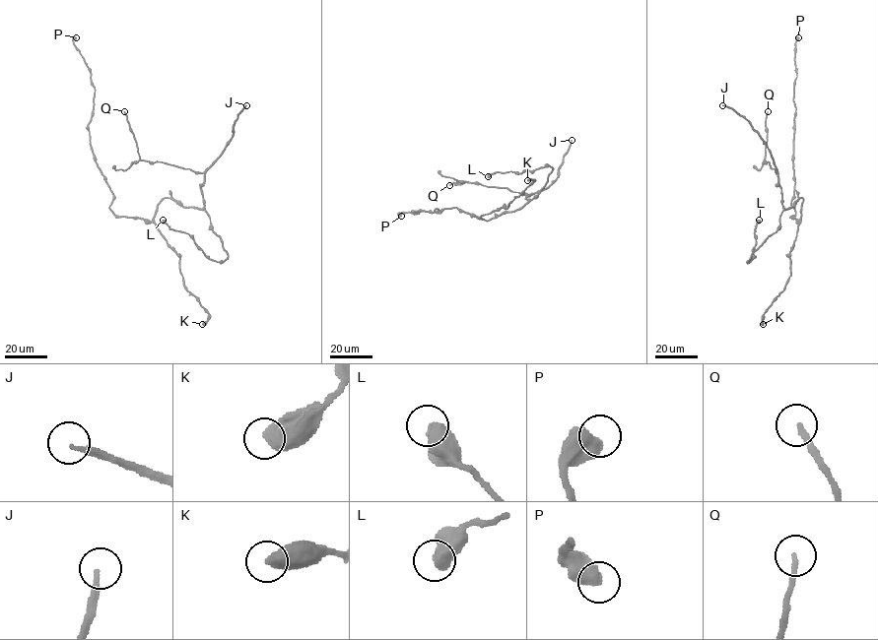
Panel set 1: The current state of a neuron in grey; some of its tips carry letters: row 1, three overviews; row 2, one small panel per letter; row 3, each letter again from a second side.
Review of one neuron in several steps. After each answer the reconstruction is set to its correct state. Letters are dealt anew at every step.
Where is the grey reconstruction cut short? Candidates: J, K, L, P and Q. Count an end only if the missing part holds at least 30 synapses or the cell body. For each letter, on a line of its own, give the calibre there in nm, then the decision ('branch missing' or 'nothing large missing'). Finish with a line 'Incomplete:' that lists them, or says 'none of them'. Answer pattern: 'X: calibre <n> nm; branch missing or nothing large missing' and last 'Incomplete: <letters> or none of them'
J: calibre 190 nm; branch missing
K: calibre 550 nm; nothing large missing
L: calibre 650 nm; nothing large missing
P: calibre 650 nm; nothing large missing
Q: calibre 180 nm; nothing large missing
Incomplete: J

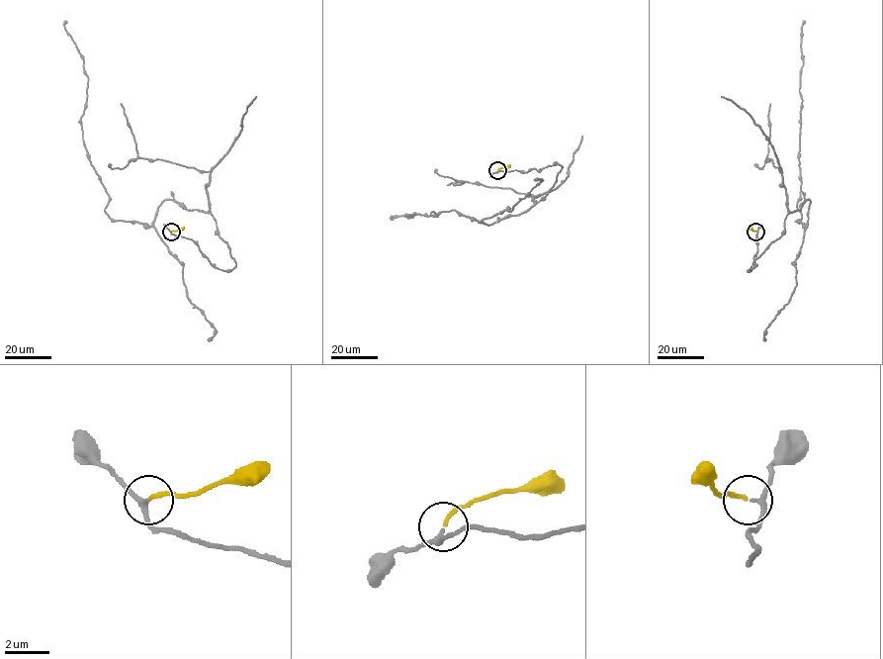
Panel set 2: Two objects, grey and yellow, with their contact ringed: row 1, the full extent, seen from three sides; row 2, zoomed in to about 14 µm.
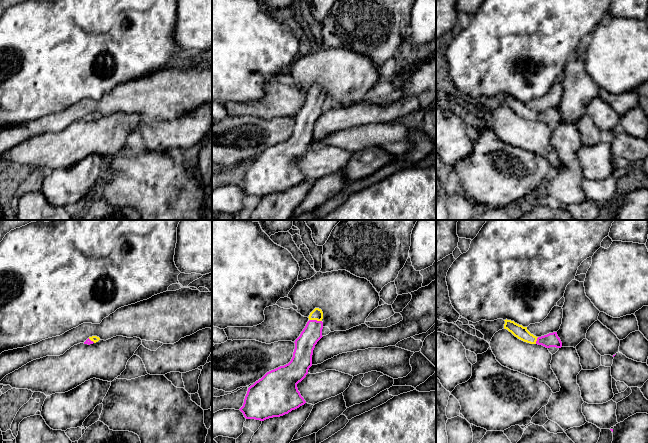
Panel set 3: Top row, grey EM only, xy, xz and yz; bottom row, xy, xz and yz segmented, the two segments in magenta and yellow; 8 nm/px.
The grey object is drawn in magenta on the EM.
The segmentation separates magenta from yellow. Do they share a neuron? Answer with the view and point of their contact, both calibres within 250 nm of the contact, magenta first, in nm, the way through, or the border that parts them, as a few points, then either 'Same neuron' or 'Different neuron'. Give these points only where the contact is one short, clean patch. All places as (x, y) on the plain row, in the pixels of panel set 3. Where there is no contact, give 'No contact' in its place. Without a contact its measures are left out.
Touches magenta at xz (315, 96). Thickness 160 nm (magenta) against 90 nm. Path across: xz (304, 121), (313, 107), (315, 96), (317, 90). Same neuron

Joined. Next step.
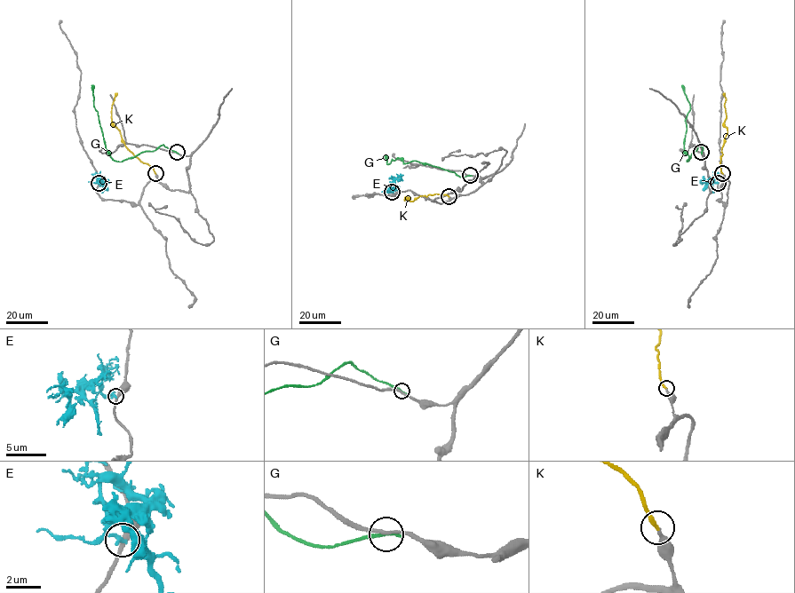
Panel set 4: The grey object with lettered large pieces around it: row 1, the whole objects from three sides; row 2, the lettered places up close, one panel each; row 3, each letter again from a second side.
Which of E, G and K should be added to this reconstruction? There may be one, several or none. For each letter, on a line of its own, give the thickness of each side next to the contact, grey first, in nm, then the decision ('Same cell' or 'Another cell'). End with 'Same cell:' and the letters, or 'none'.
E: Thickness 280 nm (grey) against 240 nm. Another cell
G: Thickness 170 nm (grey) against 200 nm. Another cell
K: Thickness 240 nm (grey) against 240 nm. Same cell
Same cell: K

